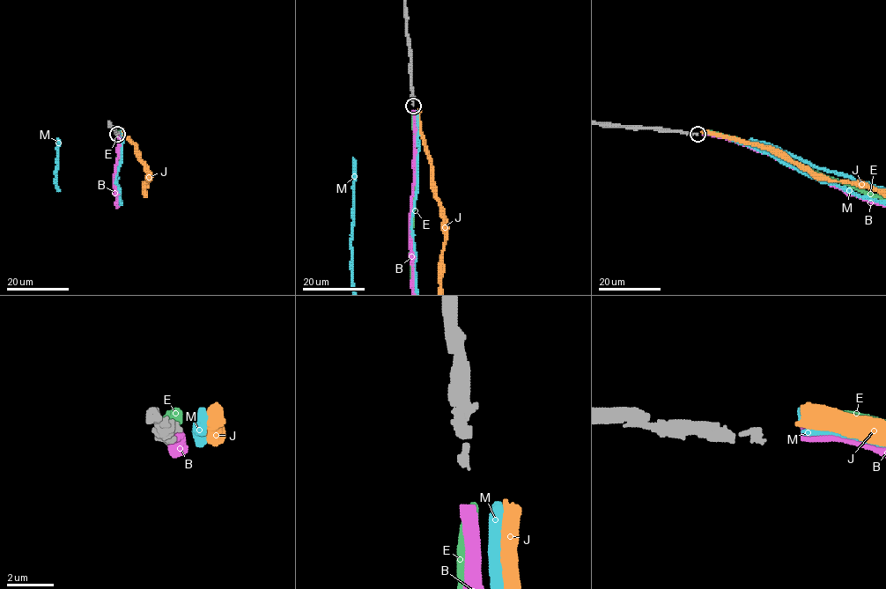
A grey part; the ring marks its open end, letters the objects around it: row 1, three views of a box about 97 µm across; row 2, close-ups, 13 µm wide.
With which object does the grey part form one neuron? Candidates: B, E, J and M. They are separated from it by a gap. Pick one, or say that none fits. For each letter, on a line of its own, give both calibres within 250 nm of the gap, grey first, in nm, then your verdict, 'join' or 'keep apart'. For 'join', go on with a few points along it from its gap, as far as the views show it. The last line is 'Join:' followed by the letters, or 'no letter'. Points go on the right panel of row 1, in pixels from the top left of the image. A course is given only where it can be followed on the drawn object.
B: calibres 320 and 550 nm; join
E: calibres 320 and 600 nm; keep apart
J: calibres 320 and 550 nm; keep apart
M: calibres 320 and 380 nm; keep apart
Join: B

